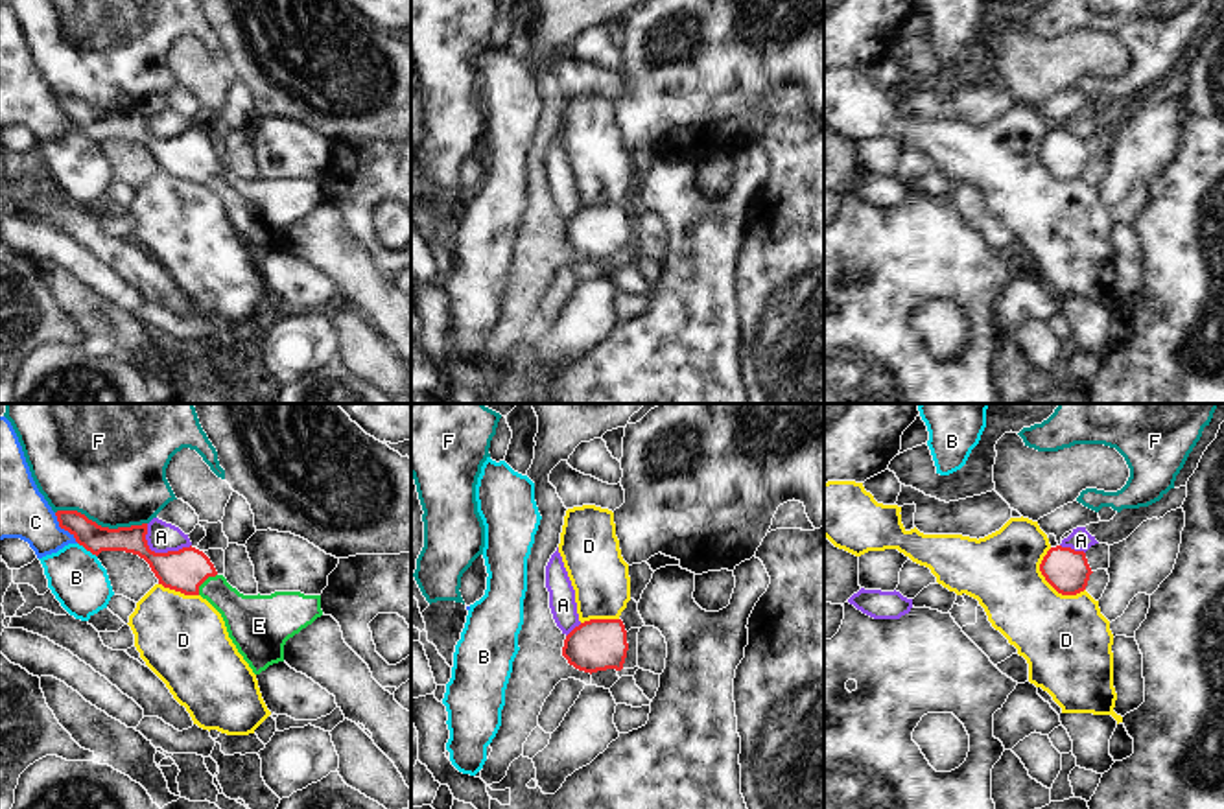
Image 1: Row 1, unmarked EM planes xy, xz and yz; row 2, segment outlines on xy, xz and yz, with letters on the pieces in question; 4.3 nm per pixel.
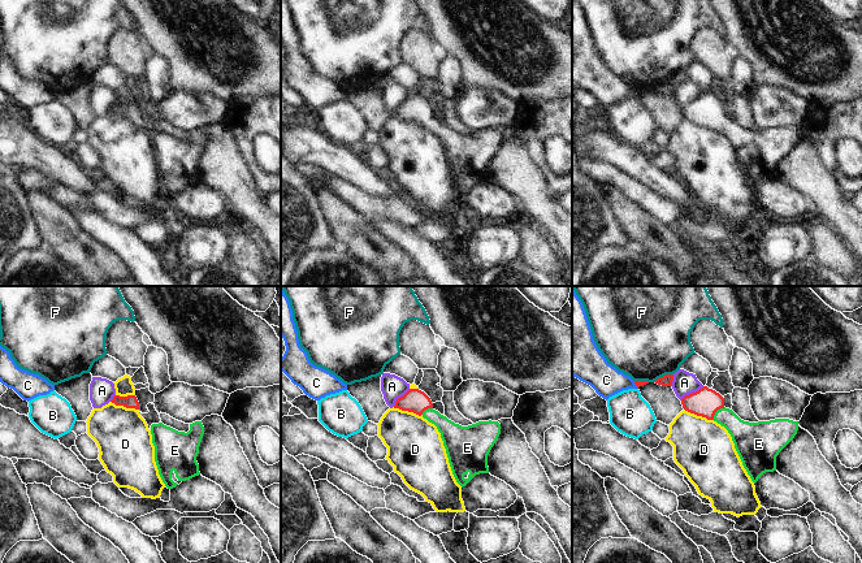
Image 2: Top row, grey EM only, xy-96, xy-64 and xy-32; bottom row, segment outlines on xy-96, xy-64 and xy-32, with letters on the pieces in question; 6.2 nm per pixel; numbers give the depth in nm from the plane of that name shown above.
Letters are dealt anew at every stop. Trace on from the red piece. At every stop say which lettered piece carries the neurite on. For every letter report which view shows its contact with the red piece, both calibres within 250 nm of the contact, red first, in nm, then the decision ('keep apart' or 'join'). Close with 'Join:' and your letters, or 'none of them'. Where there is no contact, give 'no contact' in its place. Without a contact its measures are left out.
A: contact in xy; calibres 190 and 130 nm; keep apart
B: contact in xy; calibres 120 and 240 nm; keep apart
C: contact in xy; calibres 120 and 220 nm; keep apart
D: contact in yz; calibres 190 and 380 nm; keep apart
E: contact in xy; calibres 190 and 200 nm; join
F: contact in xy; calibres 120 and 460 nm; keep apart
Join: E

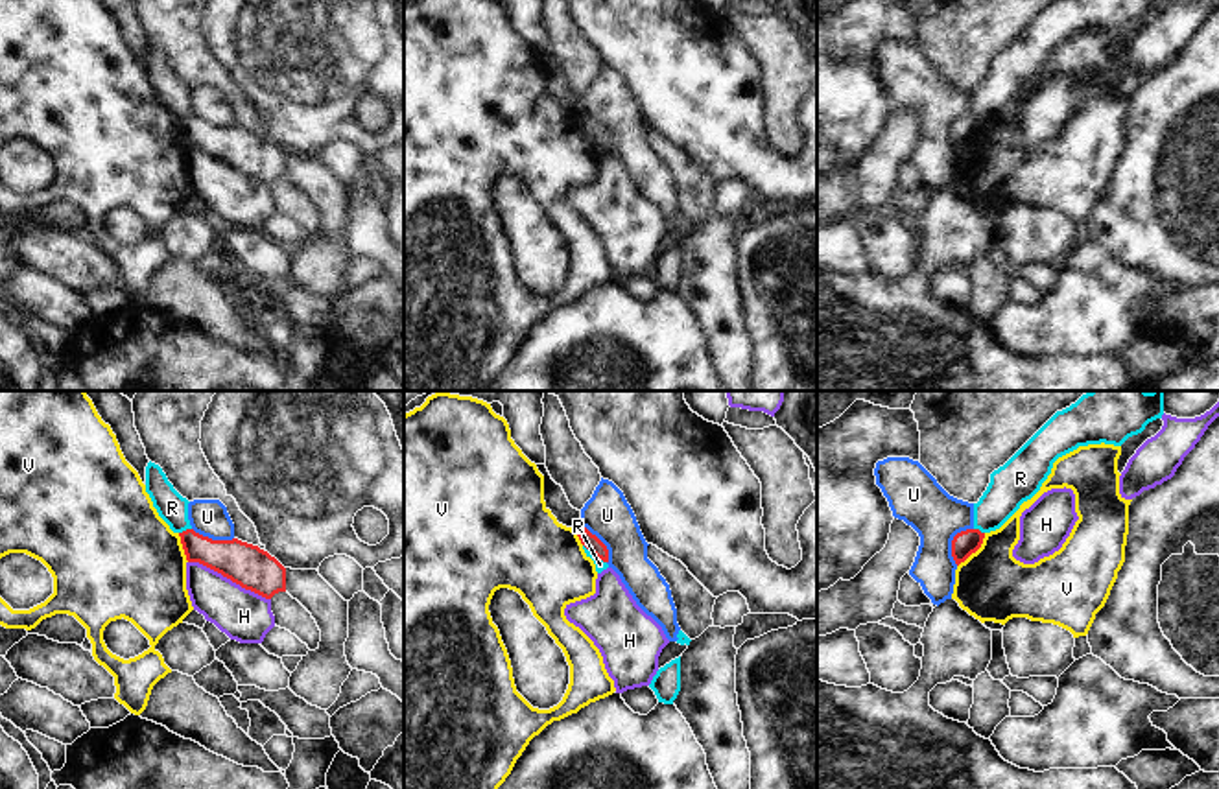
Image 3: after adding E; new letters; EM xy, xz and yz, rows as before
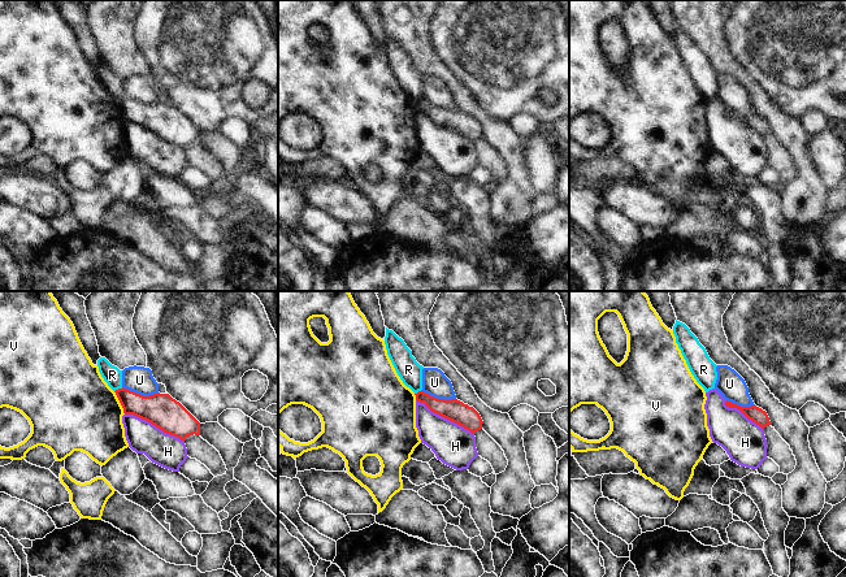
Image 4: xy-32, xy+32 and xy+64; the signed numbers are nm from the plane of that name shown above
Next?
H: contact in xy; calibres 190 and 220 nm; keep apart
R: contact in xz; calibres 70 and 50 nm; keep apart
U: contact in yz; calibres 110 and 220 nm; keep apart
V: contact in yz; calibres 110 and 320 nm; keep apart
Join: none of them

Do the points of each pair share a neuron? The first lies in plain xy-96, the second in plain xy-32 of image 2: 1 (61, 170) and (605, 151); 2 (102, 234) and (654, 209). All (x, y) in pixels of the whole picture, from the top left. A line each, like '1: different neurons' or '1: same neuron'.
1: same neuron
2: different neurons

